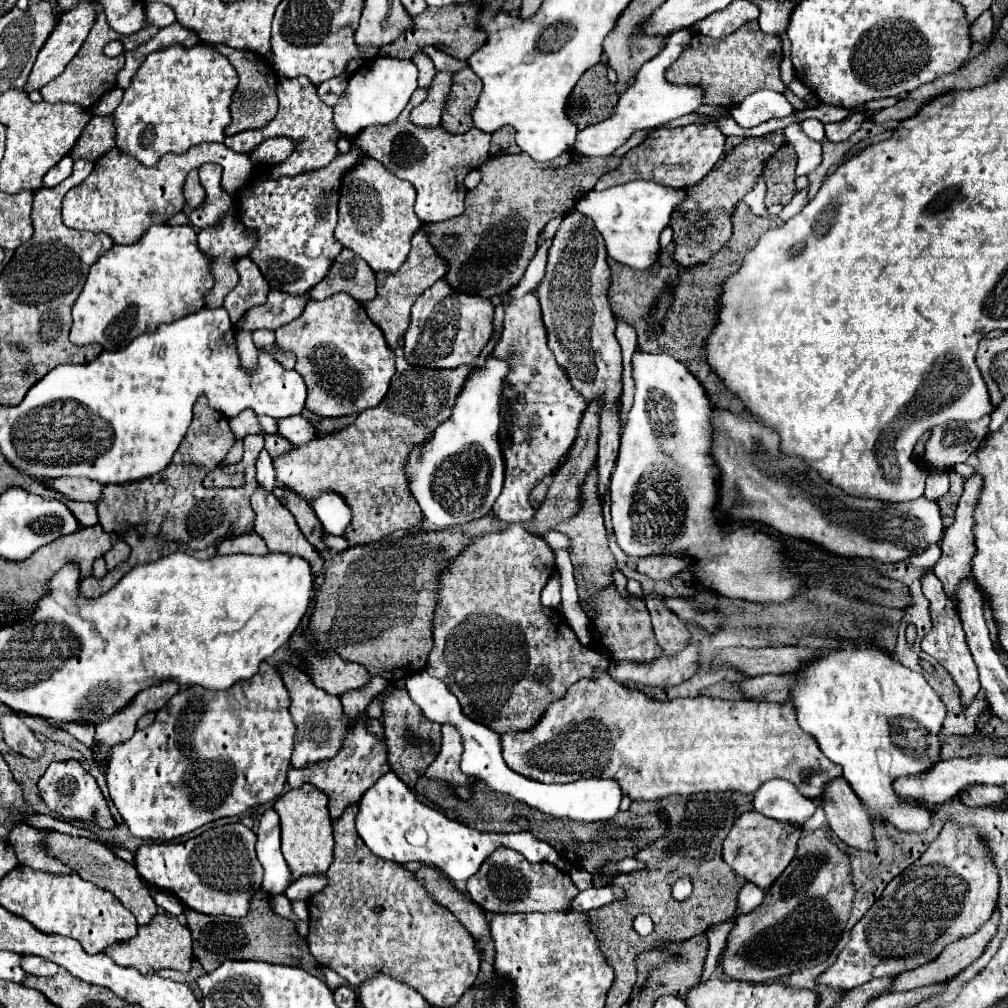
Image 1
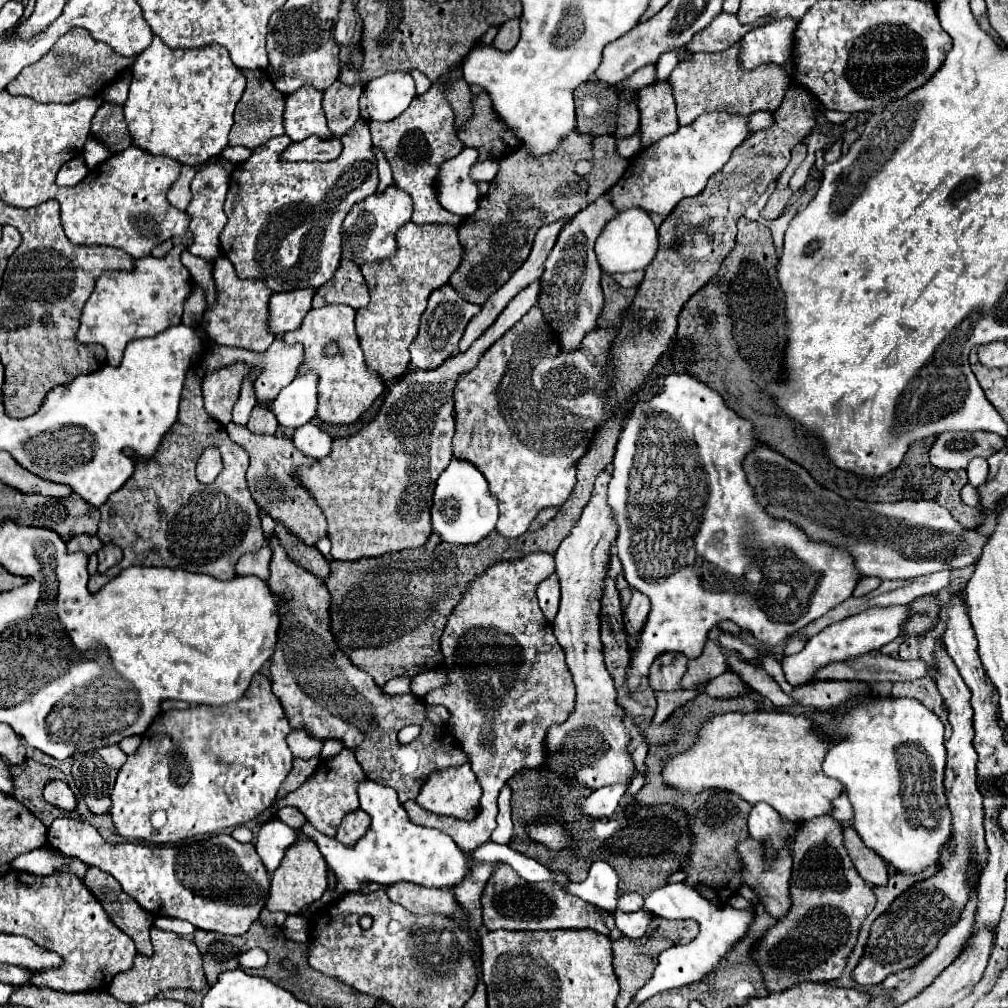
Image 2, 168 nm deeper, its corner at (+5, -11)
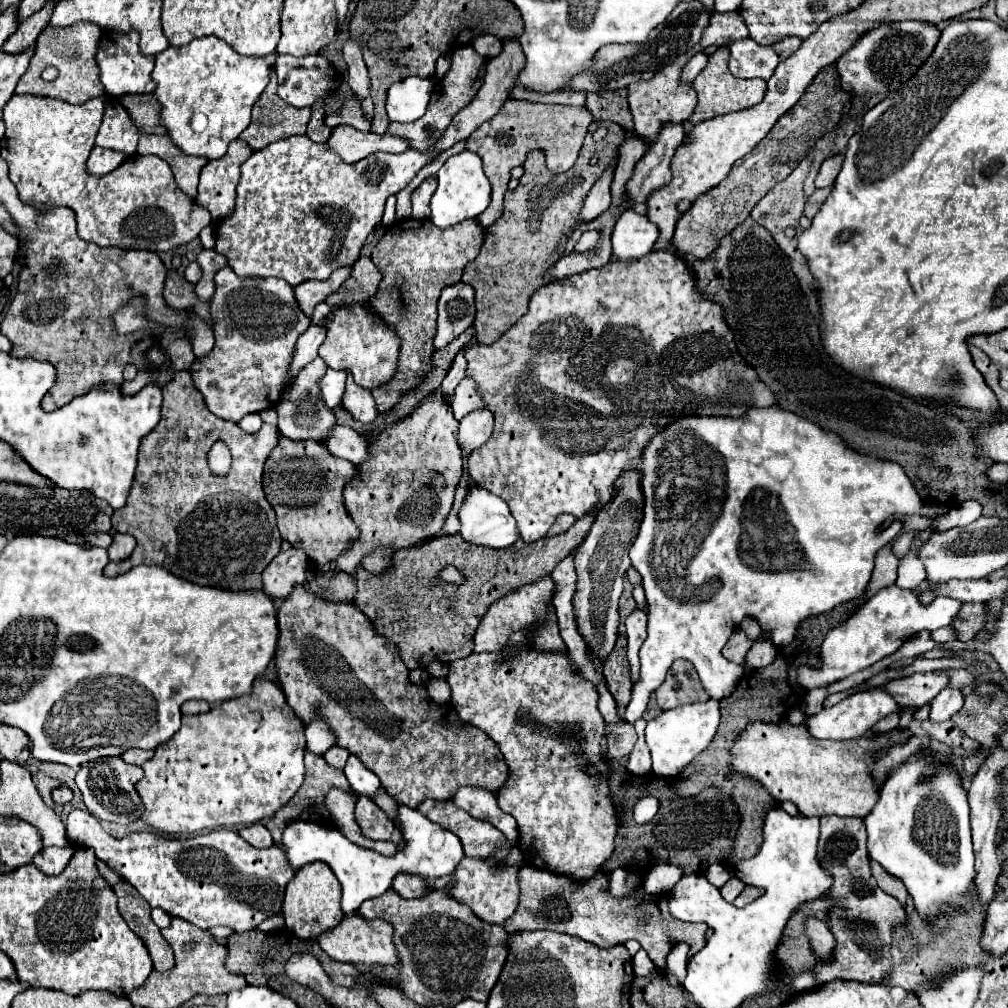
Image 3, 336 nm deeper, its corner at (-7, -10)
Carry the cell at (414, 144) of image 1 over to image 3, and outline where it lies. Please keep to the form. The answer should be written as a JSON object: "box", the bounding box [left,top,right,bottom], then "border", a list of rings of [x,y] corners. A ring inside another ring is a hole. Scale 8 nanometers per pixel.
{"box":[388,45,488,151],"border":[[[466,45],[466,47],[460,47],[454,51],[452,55],[452,69],[448,71],[448,75],[434,87],[434,93],[432,93],[432,99],[430,99],[430,105],[428,105],[428,111],[416,121],[416,123],[390,123],[388,127],[388,133],[392,135],[398,135],[398,137],[404,137],[408,143],[410,143],[410,149],[416,149],[416,151],[428,151],[434,147],[434,143],[440,139],[440,135],[444,133],[444,129],[450,125],[452,117],[464,109],[476,95],[476,91],[480,89],[482,81],[484,81],[484,73],[486,73],[486,63],[488,59],[478,55],[474,51],[472,45]]]}

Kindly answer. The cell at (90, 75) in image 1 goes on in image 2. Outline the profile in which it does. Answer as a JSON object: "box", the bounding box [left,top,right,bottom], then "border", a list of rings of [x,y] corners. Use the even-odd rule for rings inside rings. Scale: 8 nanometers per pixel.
{"box":[6,28,136,104],"border":[[[72,28],[66,36],[62,36],[52,50],[32,66],[26,66],[8,86],[6,90],[14,96],[28,96],[32,100],[38,100],[42,104],[70,104],[80,98],[90,98],[100,94],[102,86],[110,84],[118,78],[120,70],[128,70],[136,56],[120,56],[104,42],[96,42],[88,30],[84,28]]]}

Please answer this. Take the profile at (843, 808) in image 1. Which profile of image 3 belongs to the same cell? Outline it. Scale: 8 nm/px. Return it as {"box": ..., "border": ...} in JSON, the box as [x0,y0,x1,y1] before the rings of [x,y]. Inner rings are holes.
{"box":[870,861,908,905],"border":[[[870,861],[870,865],[872,865],[872,875],[874,875],[878,887],[880,887],[884,893],[896,897],[902,905],[906,905],[906,903],[908,903],[908,891],[904,889],[904,883],[902,883],[900,879],[896,879],[896,877],[890,877],[890,875],[884,871],[884,867],[880,867],[876,861]]]}

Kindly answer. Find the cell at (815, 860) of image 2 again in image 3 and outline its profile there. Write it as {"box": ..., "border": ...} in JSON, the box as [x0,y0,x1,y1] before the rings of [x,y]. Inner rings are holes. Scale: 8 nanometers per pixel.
{"box":[816,815,908,985],"border":[[[824,815],[820,817],[820,823],[822,833],[818,843],[818,861],[834,877],[834,887],[828,897],[836,901],[836,907],[828,911],[828,925],[838,945],[834,949],[834,963],[818,963],[816,979],[820,983],[828,983],[832,979],[848,979],[880,985],[892,967],[892,929],[896,925],[904,925],[908,915],[894,897],[886,895],[876,885],[876,879],[870,873],[864,819]]]}

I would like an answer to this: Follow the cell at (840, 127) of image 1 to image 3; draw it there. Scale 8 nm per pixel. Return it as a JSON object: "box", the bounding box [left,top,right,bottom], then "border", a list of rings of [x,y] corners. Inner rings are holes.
{"box":[816,155,842,187],"border":[[[842,155],[828,157],[822,163],[822,167],[820,167],[818,175],[816,175],[816,187],[832,187],[834,185],[834,179],[838,177],[840,167],[842,167]]]}

